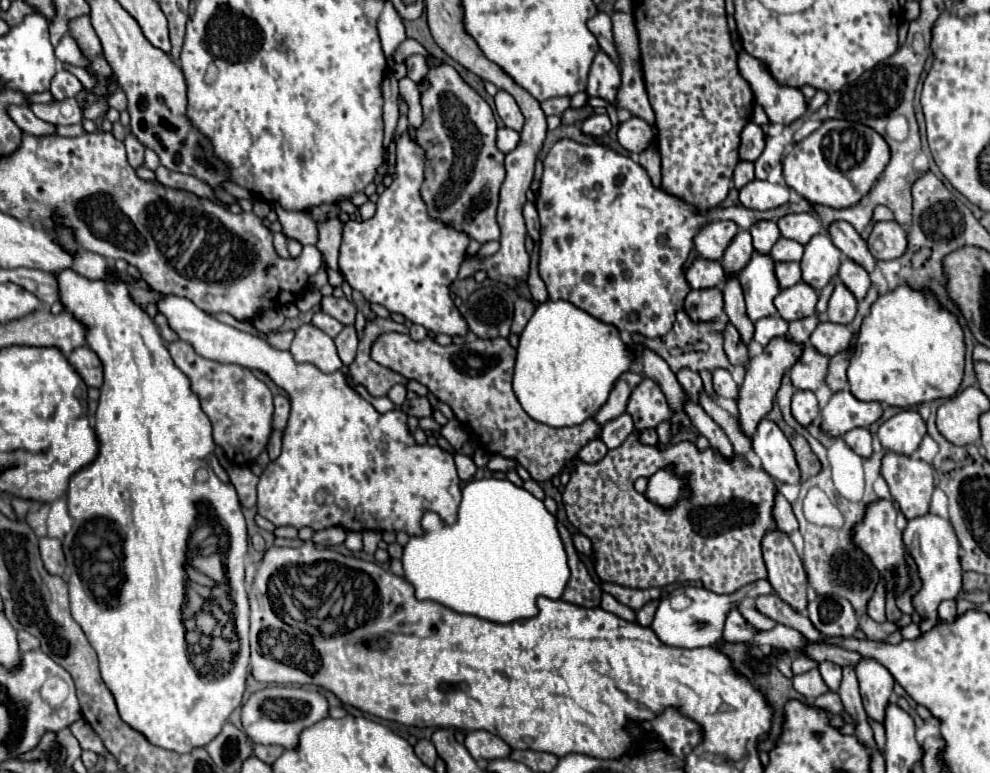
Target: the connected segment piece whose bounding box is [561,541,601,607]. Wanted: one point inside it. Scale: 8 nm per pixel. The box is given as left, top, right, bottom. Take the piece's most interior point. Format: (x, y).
(581, 590)

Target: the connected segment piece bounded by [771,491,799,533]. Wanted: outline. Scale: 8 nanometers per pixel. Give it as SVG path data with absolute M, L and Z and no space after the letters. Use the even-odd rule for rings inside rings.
M777 491L777 495L775 495L775 503L773 503L773 511L771 511L771 513L773 513L775 525L777 525L781 531L791 533L791 531L795 531L795 529L799 527L795 515L793 515L793 511L791 511L789 501L787 501L779 491Z

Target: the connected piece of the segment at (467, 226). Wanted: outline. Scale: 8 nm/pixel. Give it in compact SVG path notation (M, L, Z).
M439 59L429 61L429 67L431 71L425 79L429 91L421 95L423 125L413 133L417 145L425 151L421 197L431 219L467 233L469 239L475 239L477 243L495 241L499 239L495 213L499 205L499 189L505 179L505 155L495 145L497 121L487 101L469 87L453 67Z

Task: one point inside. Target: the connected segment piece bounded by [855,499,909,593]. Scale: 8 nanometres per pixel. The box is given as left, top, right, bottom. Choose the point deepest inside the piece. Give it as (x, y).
(877, 535)

